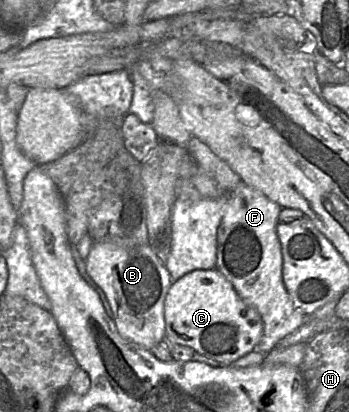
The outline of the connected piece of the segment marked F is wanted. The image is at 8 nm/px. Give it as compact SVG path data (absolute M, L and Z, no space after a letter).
M244 182L226 195L228 204L217 233L216 269L231 282L243 301L261 315L264 332L257 349L267 354L307 321L307 315L294 305L283 281L283 255L276 230L282 208Z

